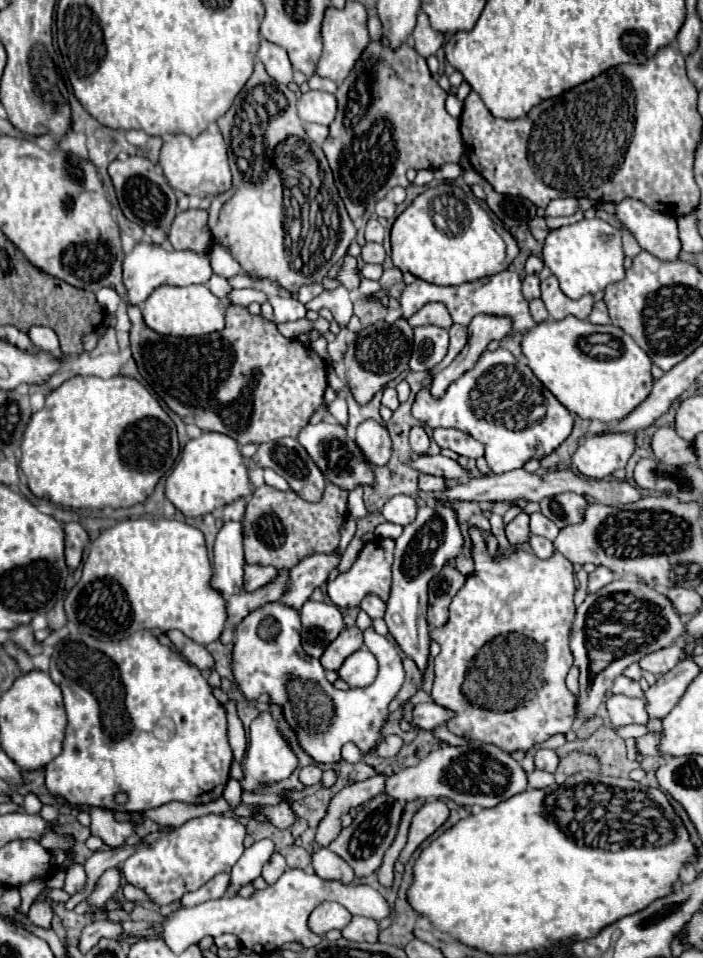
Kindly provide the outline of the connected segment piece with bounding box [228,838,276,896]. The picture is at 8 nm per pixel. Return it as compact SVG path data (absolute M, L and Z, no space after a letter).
M264 838L254 842L250 848L244 850L244 854L240 856L238 864L232 868L230 874L230 886L228 886L228 894L234 896L242 886L250 884L256 876L260 876L264 862L268 862L268 858L276 852L274 842Z

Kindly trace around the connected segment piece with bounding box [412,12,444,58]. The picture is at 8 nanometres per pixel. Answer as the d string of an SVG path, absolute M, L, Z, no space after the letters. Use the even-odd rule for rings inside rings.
M424 12L418 14L418 24L416 24L412 36L414 36L414 48L416 48L416 52L420 56L424 56L424 58L436 54L436 50L444 44L444 34L438 32L438 30L434 30L430 26L428 16Z

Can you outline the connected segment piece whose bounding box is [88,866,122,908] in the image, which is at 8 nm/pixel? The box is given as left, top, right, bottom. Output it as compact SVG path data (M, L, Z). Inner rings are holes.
M118 866L106 870L106 872L100 876L100 880L96 882L94 892L88 896L88 902L90 902L92 906L100 908L100 906L102 906L106 900L110 900L110 898L116 894L116 890L122 886L122 884L120 884L120 878L122 878L122 872L120 872Z

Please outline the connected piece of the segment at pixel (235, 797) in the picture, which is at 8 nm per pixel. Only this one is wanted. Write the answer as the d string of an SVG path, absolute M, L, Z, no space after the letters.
M230 778L224 788L224 794L222 794L232 806L238 806L242 800L240 800L240 782Z

